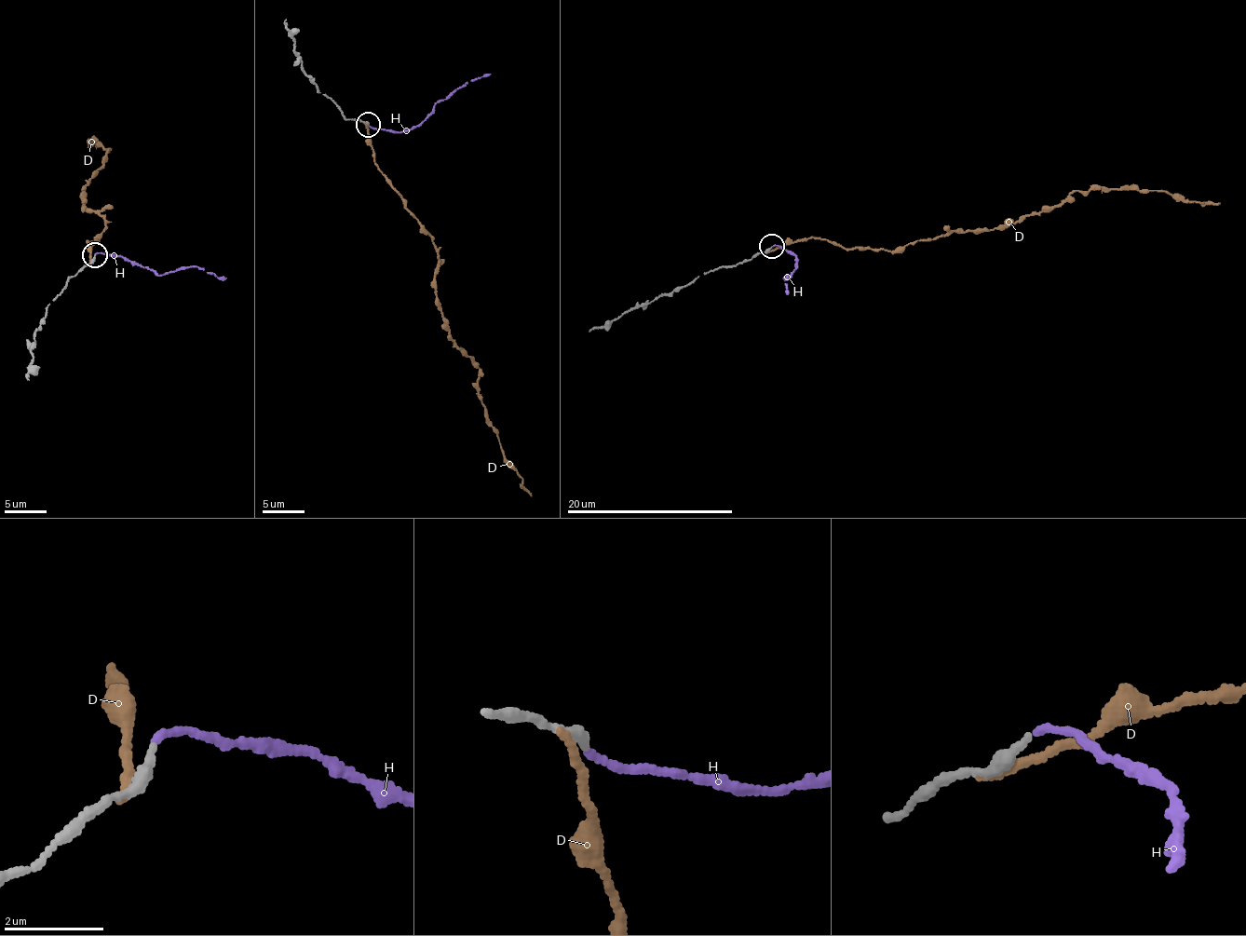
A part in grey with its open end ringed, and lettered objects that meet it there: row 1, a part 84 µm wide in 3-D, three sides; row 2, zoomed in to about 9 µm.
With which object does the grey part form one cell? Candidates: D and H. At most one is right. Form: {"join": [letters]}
{"join": ["H"]}

